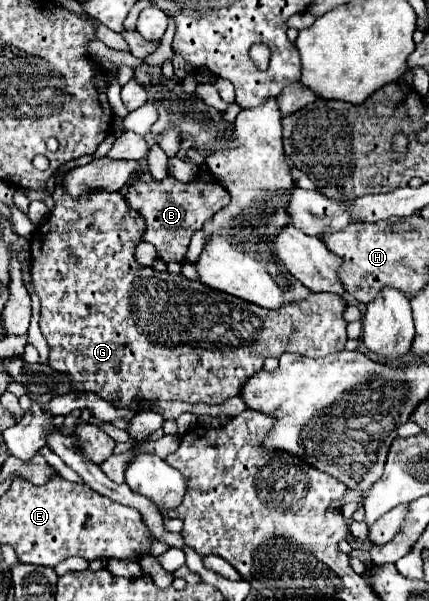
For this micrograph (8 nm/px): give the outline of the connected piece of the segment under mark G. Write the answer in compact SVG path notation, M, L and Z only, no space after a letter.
M61 170L55 174L55 192L51 194L55 200L53 210L49 212L49 218L41 230L37 230L35 238L31 236L31 274L33 274L33 286L35 294L41 300L41 318L39 328L49 344L49 366L71 374L71 382L75 390L79 392L97 392L105 400L115 400L119 406L129 406L133 398L147 400L147 402L161 402L161 400L183 400L189 404L223 404L225 400L239 396L243 384L257 374L263 368L263 360L273 356L279 358L283 352L295 352L309 358L327 356L331 352L339 352L345 348L347 342L347 322L343 320L343 310L347 302L337 294L311 294L301 304L289 304L279 310L267 310L261 306L255 306L251 302L243 302L241 298L235 298L231 294L223 294L219 290L213 290L201 282L187 280L183 274L171 274L171 272L157 272L155 268L139 266L135 260L135 248L143 242L145 232L145 220L139 216L139 212L131 210L125 196L121 192L87 192L87 196L79 196L79 200L67 196L67 190L63 188L63 176L67 170Z

